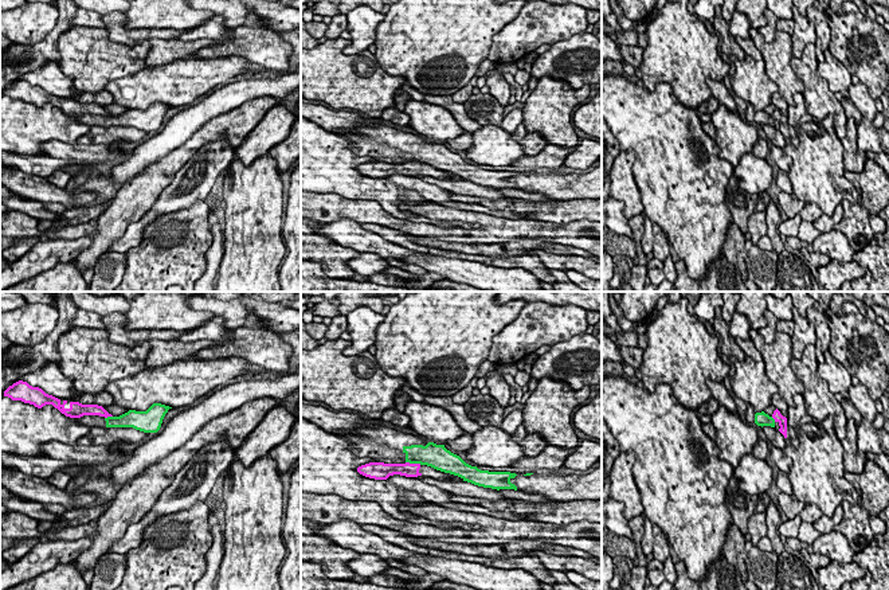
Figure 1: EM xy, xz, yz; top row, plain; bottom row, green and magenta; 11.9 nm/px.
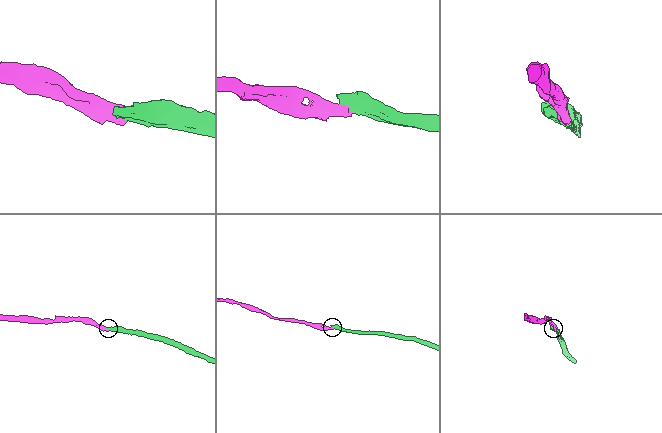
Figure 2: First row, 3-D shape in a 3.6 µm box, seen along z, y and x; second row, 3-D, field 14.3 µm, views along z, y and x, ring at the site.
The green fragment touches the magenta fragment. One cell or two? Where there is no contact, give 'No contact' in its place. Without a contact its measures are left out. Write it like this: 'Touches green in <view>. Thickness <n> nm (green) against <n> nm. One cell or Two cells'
Touches green in xz. Thickness 280 nm (green) against 170 nm. Two cells

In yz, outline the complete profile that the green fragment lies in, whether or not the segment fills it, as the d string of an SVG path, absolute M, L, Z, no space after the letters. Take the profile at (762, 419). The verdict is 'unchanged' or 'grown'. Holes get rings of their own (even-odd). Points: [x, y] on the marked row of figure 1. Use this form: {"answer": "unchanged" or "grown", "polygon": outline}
{"answer": "grown", "polygon": "M747 405L747 414L745 419L748 423L756 423L757 426L771 426L775 427L775 419L765 414L764 411L761 413L755 413L753 407L751 405Z"}

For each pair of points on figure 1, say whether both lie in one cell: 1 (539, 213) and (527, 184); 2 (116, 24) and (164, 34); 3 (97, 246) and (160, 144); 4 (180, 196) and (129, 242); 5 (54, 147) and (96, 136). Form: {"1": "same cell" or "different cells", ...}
{"1": "different cells", "2": "same cell", "3": "different cells", "4": "same cell", "5": "different cells"}

